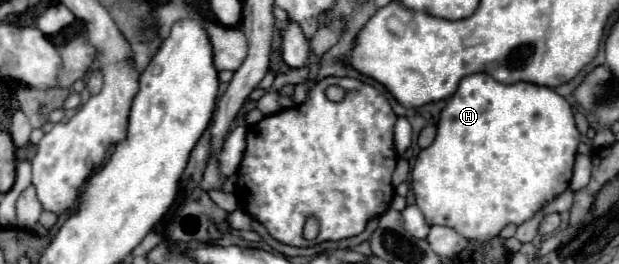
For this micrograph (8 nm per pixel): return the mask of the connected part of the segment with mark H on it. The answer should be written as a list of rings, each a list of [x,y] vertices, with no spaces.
[[[488,73],[468,75],[468,77],[464,77],[460,81],[458,91],[448,99],[446,107],[442,109],[438,125],[436,125],[436,139],[434,139],[434,143],[418,153],[416,163],[412,167],[412,191],[414,191],[414,197],[416,197],[416,205],[424,213],[424,219],[426,219],[428,225],[446,225],[446,227],[452,227],[454,231],[458,231],[460,235],[464,235],[466,239],[488,241],[488,239],[496,237],[510,223],[514,223],[514,225],[526,223],[538,211],[542,211],[548,203],[552,203],[562,191],[568,189],[570,179],[572,179],[572,167],[574,167],[574,157],[576,157],[578,143],[580,143],[580,133],[578,133],[578,129],[574,125],[572,107],[554,89],[540,87],[540,85],[534,85],[534,83],[524,83],[524,81],[506,85],[506,83],[500,83],[500,81],[492,79]]]

